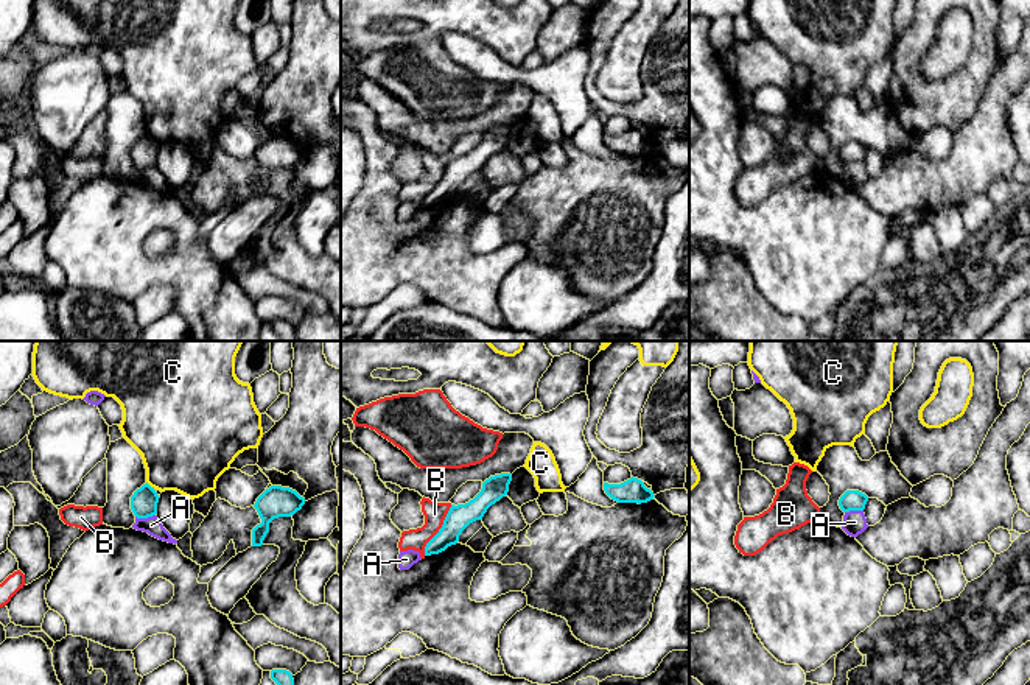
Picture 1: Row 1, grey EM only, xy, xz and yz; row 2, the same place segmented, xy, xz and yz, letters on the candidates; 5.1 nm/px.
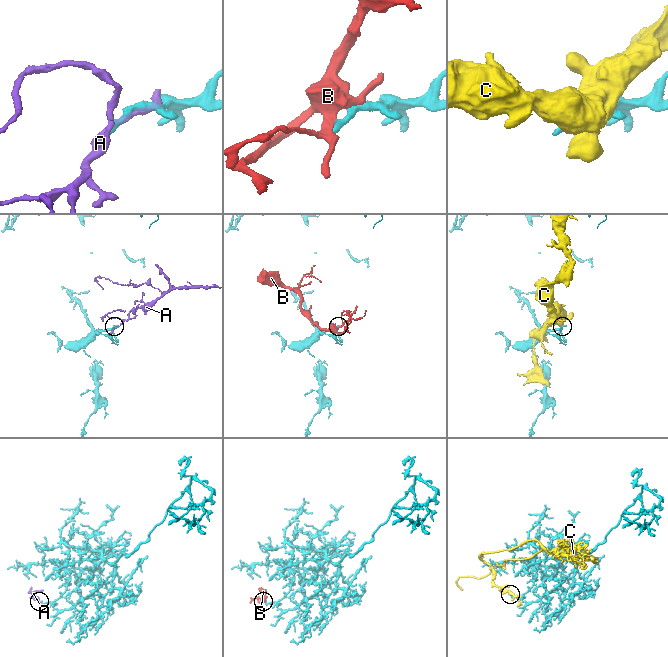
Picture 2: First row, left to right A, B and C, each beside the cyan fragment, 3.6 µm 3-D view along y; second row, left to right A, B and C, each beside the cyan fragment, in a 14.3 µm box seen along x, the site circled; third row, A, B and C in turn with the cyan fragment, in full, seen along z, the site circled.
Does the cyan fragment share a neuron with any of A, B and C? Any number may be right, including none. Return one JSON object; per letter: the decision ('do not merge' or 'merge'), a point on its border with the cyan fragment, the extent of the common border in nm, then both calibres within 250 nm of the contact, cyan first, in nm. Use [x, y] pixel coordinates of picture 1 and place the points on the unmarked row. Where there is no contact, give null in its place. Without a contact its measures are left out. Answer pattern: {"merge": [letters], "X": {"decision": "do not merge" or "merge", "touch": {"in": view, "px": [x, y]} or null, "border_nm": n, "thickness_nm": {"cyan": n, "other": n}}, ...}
{"merge": [], "A": {"decision": "do not merge", "touch": {"in": "xy", "px": [145, 168]}, "border_nm": 110, "thickness_nm": {"cyan": 140, "other": 90}}, "B": {"decision": "do not merge", "touch": {"in": "xz", "px": [439, 181]}, "border_nm": 300, "thickness_nm": {"cyan": 120, "other": 110}}, "C": {"decision": "do not merge", "touch": {"in": "xy", "px": [150, 137]}, "border_nm": 60, "thickness_nm": {"cyan": 140, "other": 420}}}

